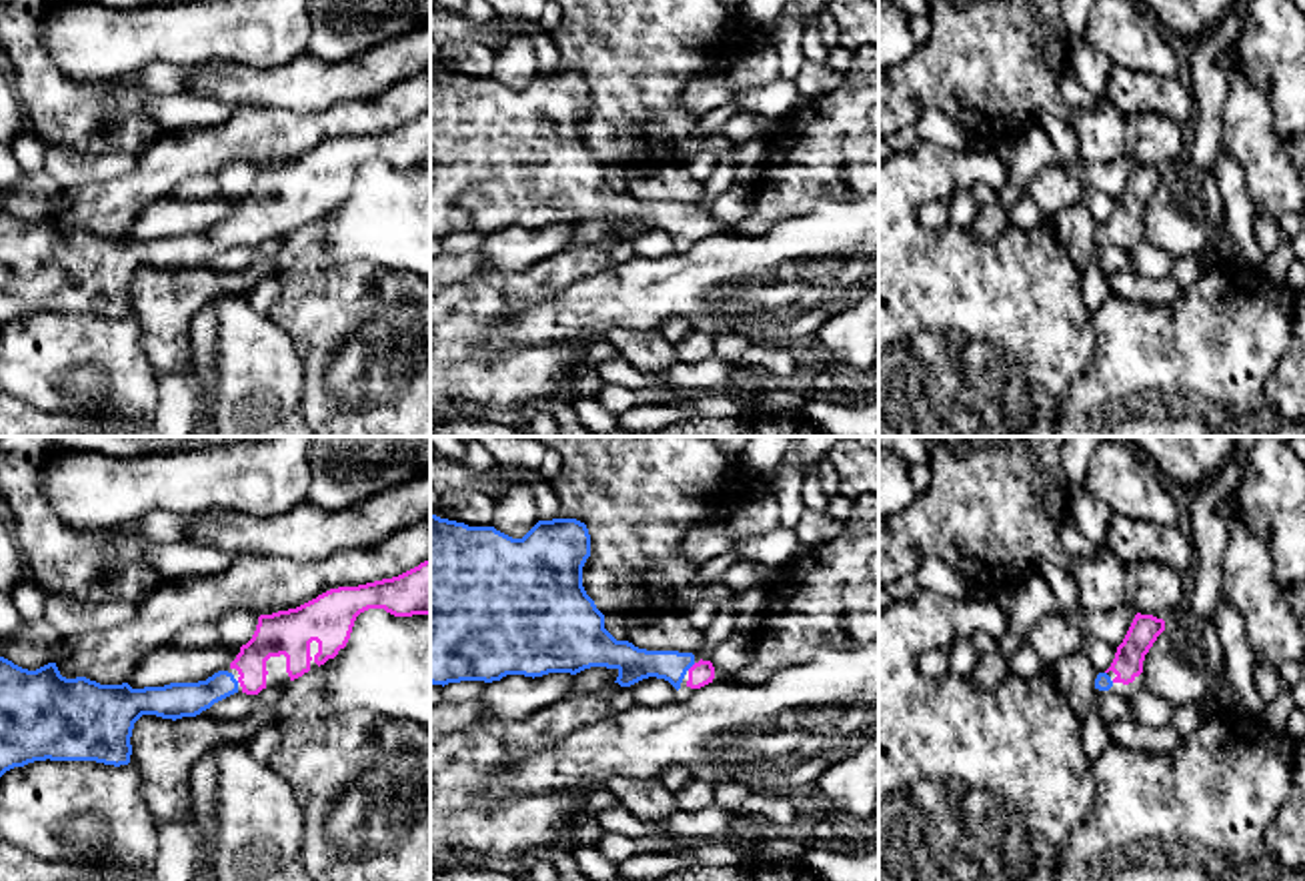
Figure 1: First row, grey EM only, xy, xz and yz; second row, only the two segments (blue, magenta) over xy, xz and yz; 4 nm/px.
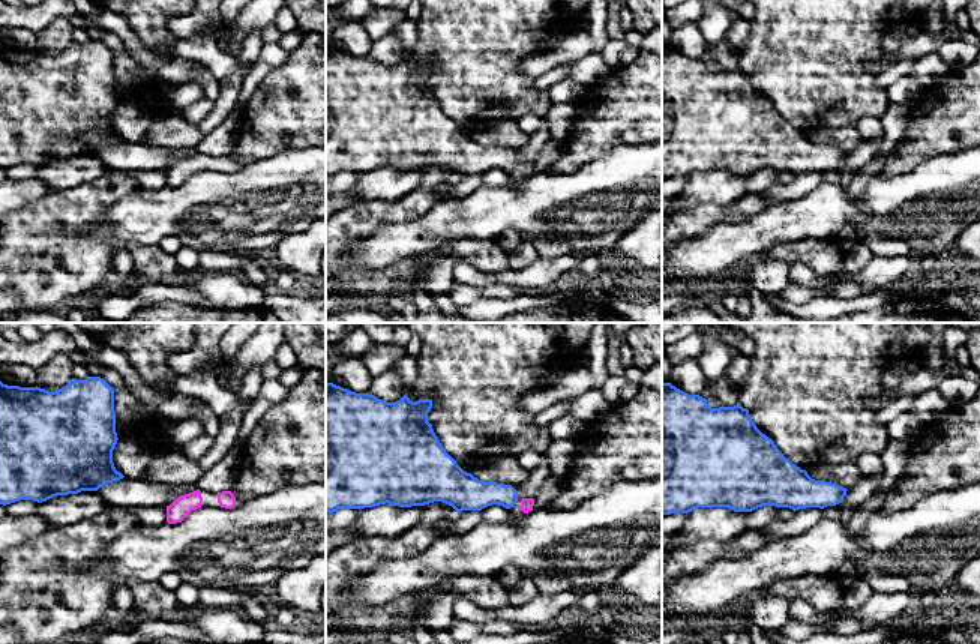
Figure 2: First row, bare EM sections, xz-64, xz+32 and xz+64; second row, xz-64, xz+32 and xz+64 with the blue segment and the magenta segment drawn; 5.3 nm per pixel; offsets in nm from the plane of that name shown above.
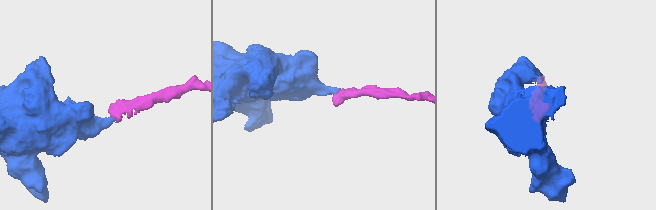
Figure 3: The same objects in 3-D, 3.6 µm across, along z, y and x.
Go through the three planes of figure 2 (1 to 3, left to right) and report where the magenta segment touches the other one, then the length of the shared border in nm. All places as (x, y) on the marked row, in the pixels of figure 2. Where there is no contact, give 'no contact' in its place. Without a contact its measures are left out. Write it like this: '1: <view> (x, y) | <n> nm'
1: no contact
2: no contact
3: no contact

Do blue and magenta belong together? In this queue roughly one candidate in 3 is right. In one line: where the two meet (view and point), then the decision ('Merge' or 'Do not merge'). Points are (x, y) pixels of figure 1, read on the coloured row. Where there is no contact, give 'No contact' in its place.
Touches blue at xz (691, 665). Merge

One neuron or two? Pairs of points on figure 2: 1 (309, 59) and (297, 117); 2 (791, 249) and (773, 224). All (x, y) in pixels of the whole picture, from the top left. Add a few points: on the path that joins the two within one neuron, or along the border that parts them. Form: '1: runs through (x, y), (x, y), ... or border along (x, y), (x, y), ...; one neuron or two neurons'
1: runs through (309, 74), (309, 98), (305, 102); one neuron
2: border along (821, 237), (776, 242), (758, 257); two neurons

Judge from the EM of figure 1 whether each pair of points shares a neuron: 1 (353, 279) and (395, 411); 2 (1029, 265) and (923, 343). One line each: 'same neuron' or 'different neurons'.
1: same neuron
2: same neuron

